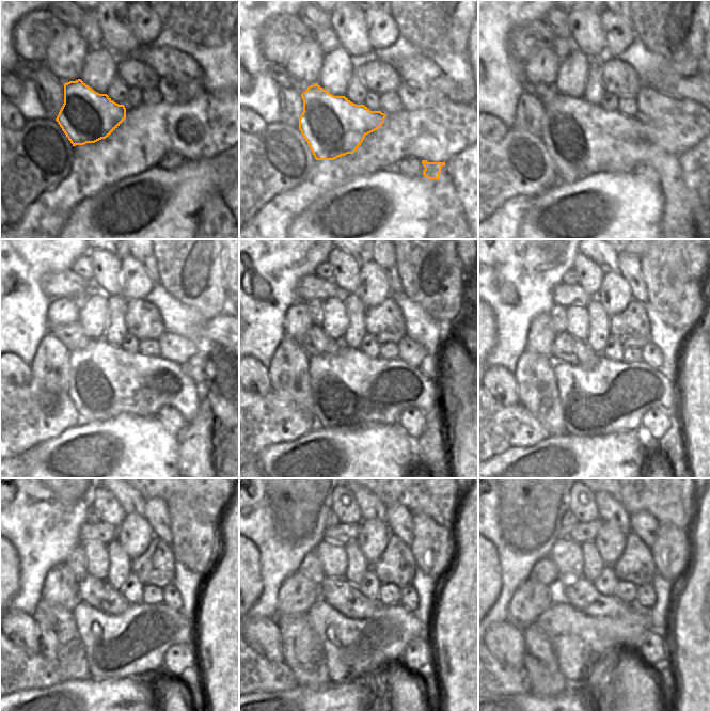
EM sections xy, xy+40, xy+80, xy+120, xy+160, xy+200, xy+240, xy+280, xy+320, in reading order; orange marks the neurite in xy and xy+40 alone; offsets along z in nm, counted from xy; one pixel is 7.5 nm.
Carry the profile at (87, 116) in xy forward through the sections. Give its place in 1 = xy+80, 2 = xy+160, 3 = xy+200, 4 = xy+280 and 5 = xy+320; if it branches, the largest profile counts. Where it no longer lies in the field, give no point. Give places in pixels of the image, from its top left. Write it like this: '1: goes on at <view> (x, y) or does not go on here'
1: goes on at xy+80 (583, 139)
2: goes on at xy+160 (350, 391)
3: goes on at xy+200 (612, 397)
4: goes on at xy+280 (353, 648)
5: goes on at xy+320 (579, 640)

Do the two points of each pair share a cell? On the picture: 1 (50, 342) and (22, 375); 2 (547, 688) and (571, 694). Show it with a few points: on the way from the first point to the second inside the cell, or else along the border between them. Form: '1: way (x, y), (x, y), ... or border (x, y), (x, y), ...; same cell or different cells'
1: border (29, 365), (29, 372), (32, 377); different cells
2: border (568, 685), (557, 695), (538, 696); different cells

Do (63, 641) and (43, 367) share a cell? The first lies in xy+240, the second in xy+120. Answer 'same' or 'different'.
same

